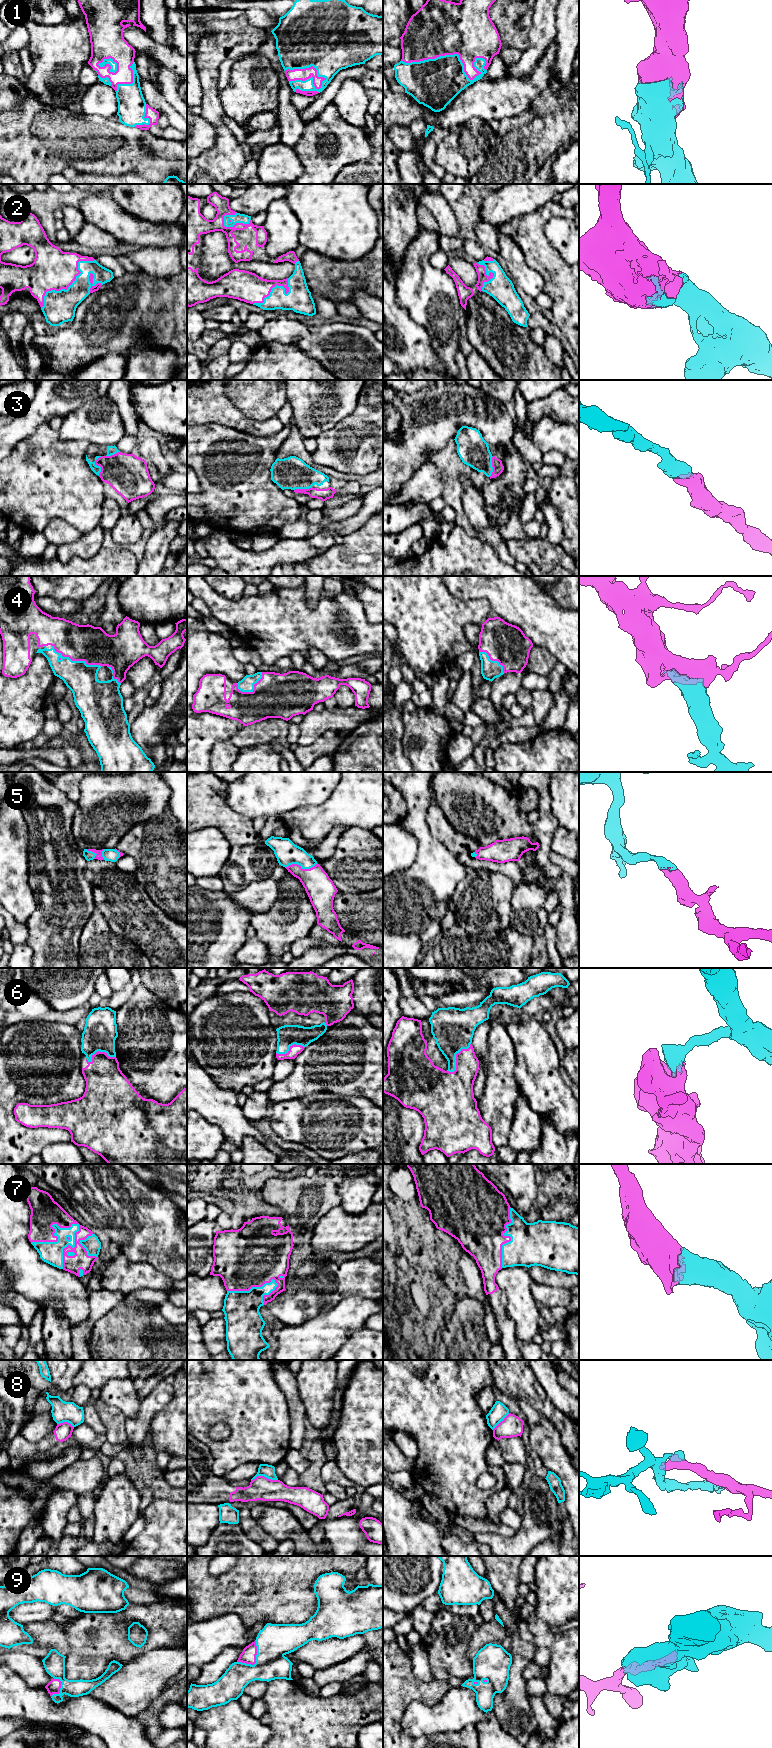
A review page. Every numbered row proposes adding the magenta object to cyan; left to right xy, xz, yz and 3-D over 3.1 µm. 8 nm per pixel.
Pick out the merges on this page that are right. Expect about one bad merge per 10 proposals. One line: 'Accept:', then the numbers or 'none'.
Accept: 1, 2, 3, 4, 5, 6, 7, 9

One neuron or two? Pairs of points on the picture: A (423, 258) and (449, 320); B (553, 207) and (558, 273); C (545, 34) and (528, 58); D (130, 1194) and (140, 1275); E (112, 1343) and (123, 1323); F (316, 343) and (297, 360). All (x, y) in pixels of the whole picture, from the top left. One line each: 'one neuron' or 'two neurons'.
A: one neuron
B: one neuron
C: one neuron
D: two neurons
E: one neuron
F: two neurons

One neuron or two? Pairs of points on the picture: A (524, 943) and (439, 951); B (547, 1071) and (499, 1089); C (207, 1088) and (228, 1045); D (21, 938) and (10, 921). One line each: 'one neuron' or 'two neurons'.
A: one neuron
B: two neurons
C: two neurons
D: one neuron

